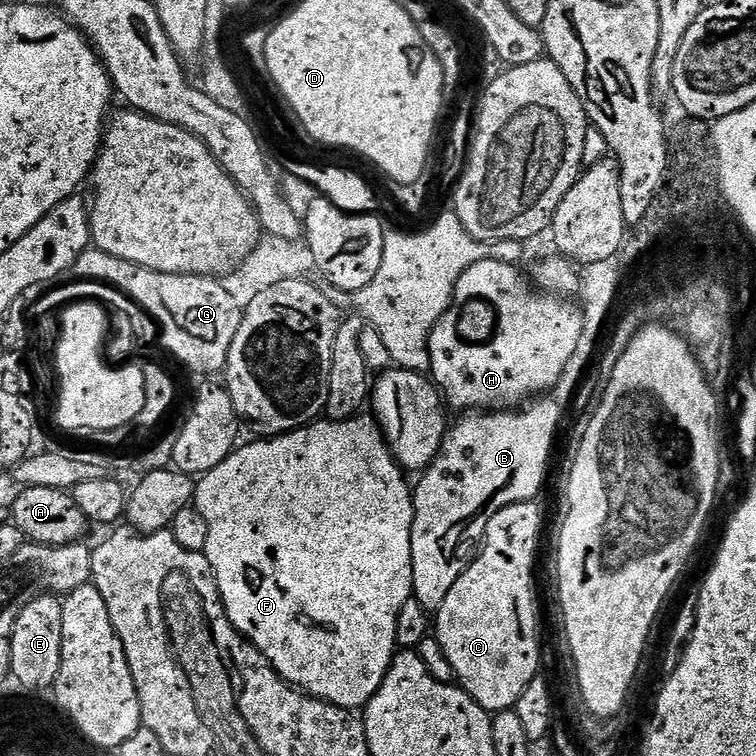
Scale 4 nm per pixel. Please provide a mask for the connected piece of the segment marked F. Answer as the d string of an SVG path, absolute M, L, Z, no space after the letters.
M361 414L352 416L348 420L329 420L321 418L314 420L312 423L302 426L293 432L287 432L281 436L270 436L267 438L256 438L253 444L241 443L236 451L229 454L226 462L222 462L218 466L214 466L214 470L210 470L206 475L199 477L194 484L194 506L202 514L202 518L206 518L206 526L210 526L210 534L206 538L206 546L204 547L204 557L210 562L210 566L216 575L216 585L220 591L220 601L224 604L226 614L230 618L230 622L234 625L237 632L244 637L248 643L255 646L261 654L270 662L270 666L277 672L282 679L287 680L293 688L300 689L301 692L315 696L318 700L324 700L327 704L333 704L339 708L349 710L363 709L365 704L370 702L370 698L374 698L374 694L378 690L378 686L382 686L382 678L386 678L386 670L390 670L390 662L396 655L398 649L396 647L396 627L398 626L398 610L402 610L402 606L406 606L406 602L413 599L412 595L412 527L414 526L414 502L412 501L413 489L410 487L410 480L406 475L405 469L400 467L400 463L392 456L388 443L384 440L384 431L380 429L379 424L371 415Z

